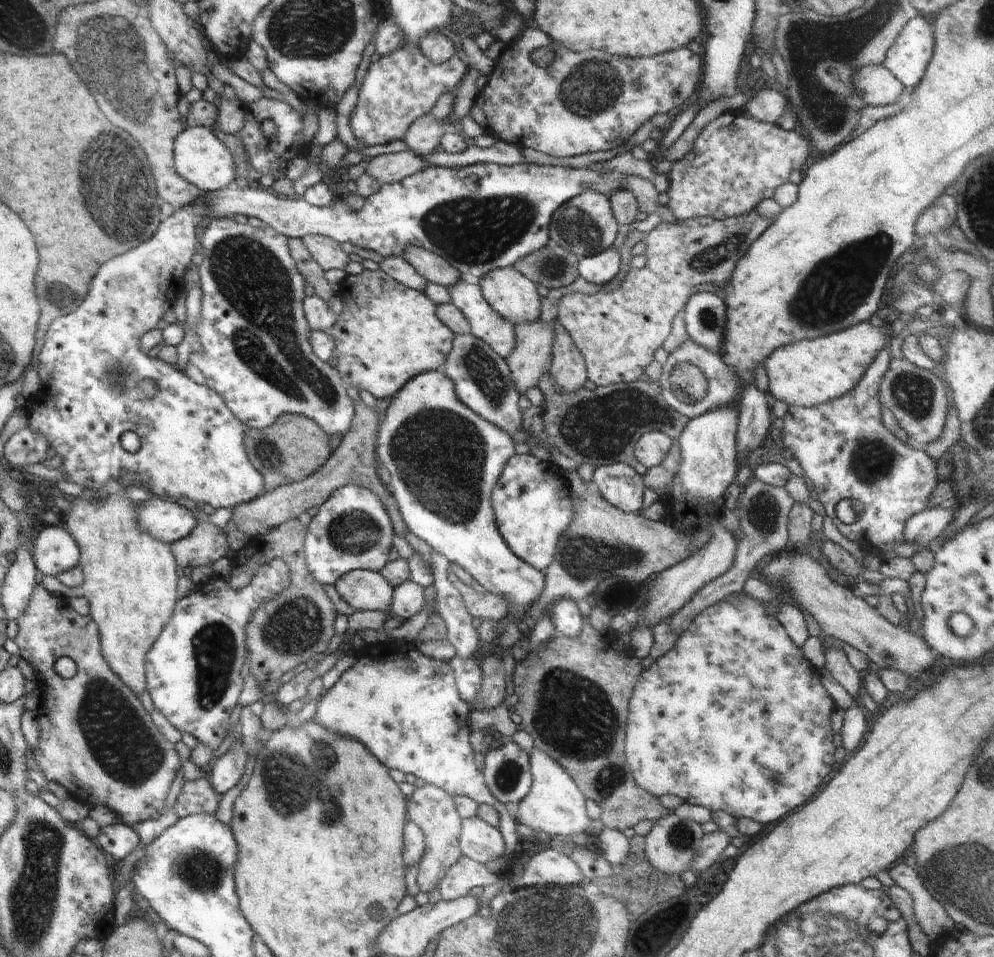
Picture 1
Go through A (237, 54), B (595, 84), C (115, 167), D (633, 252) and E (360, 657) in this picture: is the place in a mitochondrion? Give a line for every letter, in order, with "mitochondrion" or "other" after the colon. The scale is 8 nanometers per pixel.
A: other
B: mitochondrion
C: mitochondrion
D: other
E: other

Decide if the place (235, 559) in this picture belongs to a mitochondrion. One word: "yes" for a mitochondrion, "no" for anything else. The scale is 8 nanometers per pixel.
no

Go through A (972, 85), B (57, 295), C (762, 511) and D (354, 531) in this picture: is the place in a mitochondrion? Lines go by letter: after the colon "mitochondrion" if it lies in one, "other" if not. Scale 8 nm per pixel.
A: other
B: mitochondrion
C: mitochondrion
D: mitochondrion

